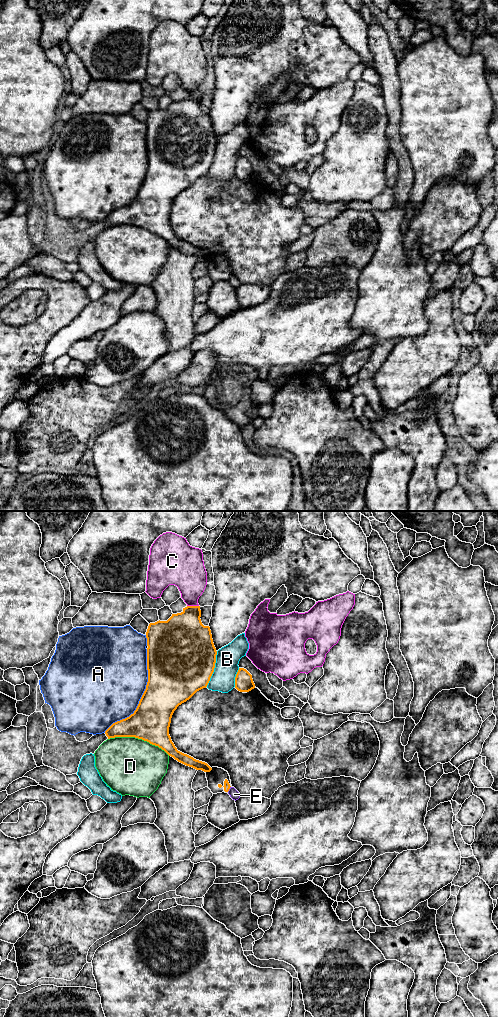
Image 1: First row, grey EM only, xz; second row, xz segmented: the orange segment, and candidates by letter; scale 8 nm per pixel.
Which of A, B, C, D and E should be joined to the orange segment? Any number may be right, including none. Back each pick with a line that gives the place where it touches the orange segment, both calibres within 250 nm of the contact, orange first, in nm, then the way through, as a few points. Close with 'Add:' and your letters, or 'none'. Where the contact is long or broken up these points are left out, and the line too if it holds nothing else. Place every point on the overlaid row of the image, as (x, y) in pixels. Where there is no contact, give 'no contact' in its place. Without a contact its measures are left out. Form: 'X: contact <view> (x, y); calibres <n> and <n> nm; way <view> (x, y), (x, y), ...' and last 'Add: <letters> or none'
Add: none

